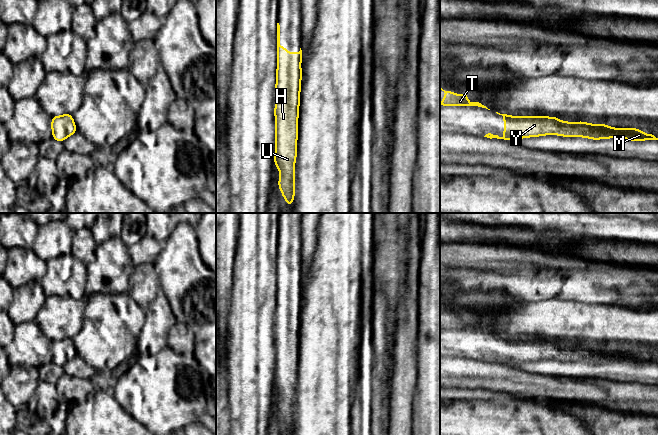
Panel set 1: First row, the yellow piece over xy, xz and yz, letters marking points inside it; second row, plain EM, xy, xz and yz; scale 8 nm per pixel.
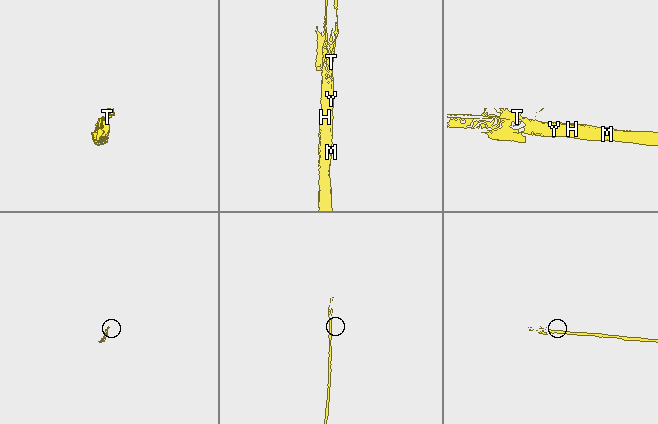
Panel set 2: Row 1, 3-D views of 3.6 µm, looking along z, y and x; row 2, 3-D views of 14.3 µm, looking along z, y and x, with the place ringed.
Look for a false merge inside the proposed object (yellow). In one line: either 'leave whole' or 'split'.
leave whole

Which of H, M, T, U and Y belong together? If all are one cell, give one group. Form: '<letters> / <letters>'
H M T U Y

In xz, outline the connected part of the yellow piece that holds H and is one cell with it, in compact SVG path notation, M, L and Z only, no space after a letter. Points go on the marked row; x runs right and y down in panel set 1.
M277 23L274 163L281 173L278 186L288 206L293 206L295 196L301 60L301 48L298 53L289 53L280 45L280 25Z

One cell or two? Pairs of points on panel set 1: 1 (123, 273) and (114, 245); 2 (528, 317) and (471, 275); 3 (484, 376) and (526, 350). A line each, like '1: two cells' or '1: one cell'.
1: one cell
2: two cells
3: two cells

